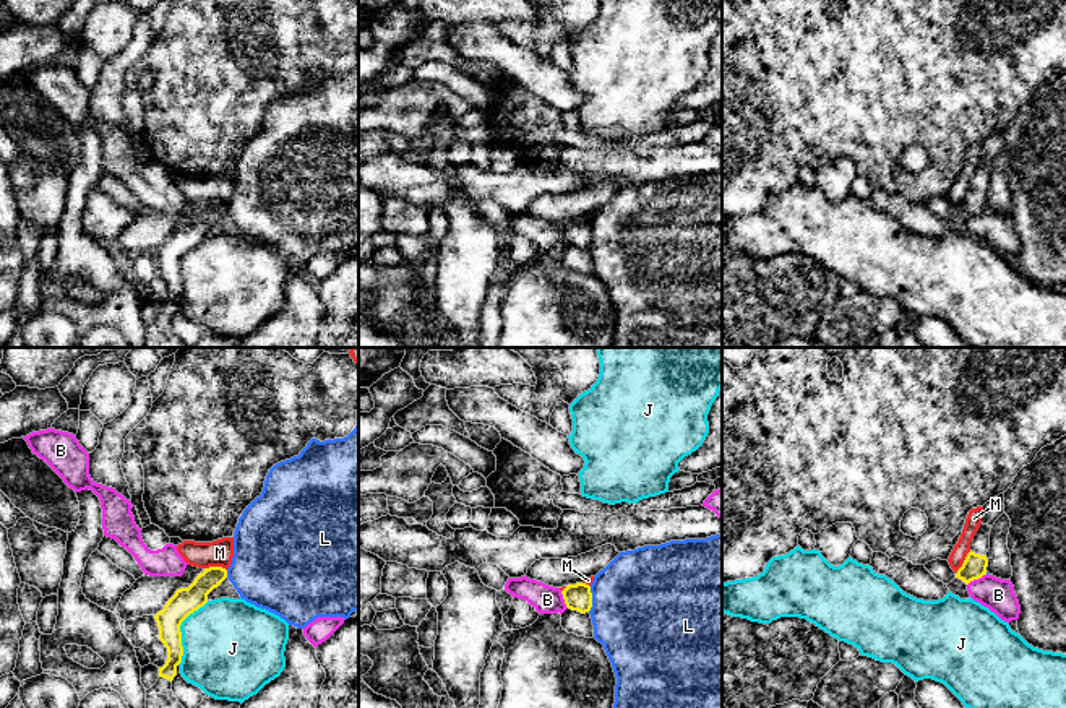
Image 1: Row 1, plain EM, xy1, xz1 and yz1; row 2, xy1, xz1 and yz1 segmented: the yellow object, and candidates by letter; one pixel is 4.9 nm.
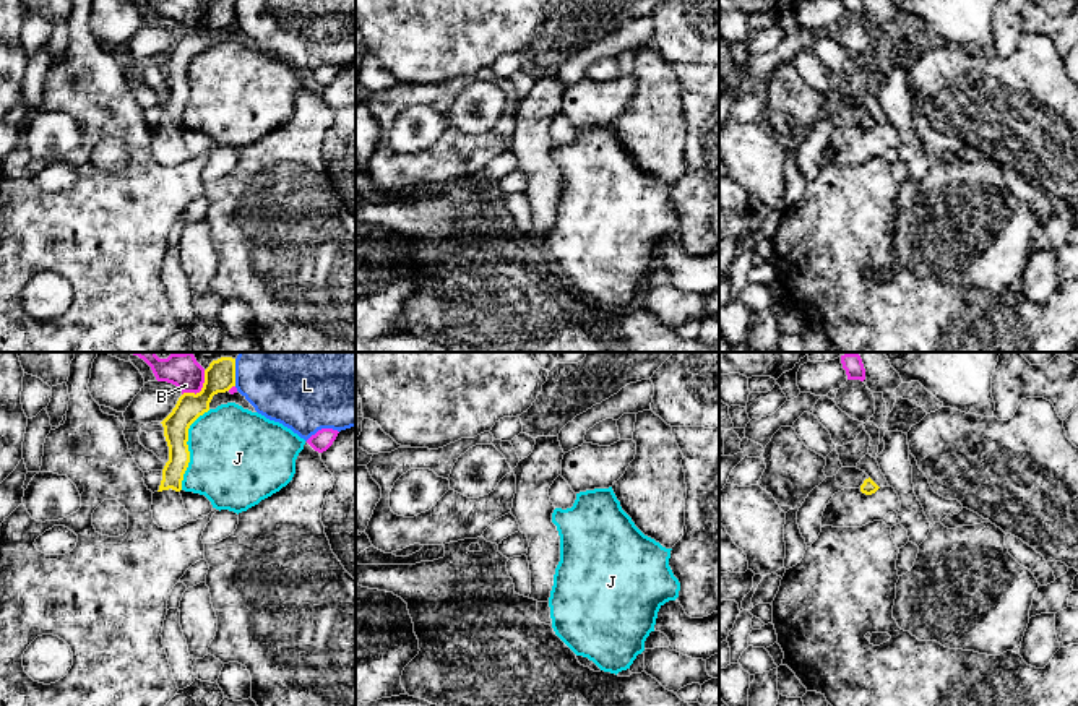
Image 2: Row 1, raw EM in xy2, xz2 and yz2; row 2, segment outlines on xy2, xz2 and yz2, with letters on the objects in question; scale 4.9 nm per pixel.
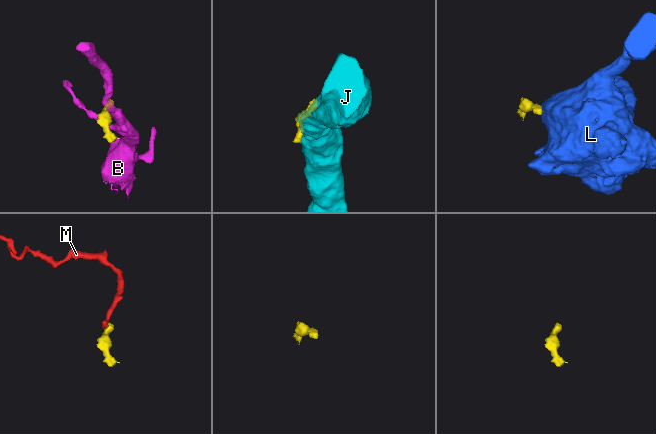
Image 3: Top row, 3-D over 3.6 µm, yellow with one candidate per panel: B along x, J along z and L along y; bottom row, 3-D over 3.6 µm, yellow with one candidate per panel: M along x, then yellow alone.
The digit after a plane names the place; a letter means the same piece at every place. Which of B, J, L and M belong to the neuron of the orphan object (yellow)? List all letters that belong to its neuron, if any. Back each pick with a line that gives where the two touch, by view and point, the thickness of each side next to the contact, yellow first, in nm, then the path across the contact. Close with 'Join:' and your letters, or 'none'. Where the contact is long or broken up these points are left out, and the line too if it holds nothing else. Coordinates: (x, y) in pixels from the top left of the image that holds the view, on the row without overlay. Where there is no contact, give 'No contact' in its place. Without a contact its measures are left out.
Join: none

